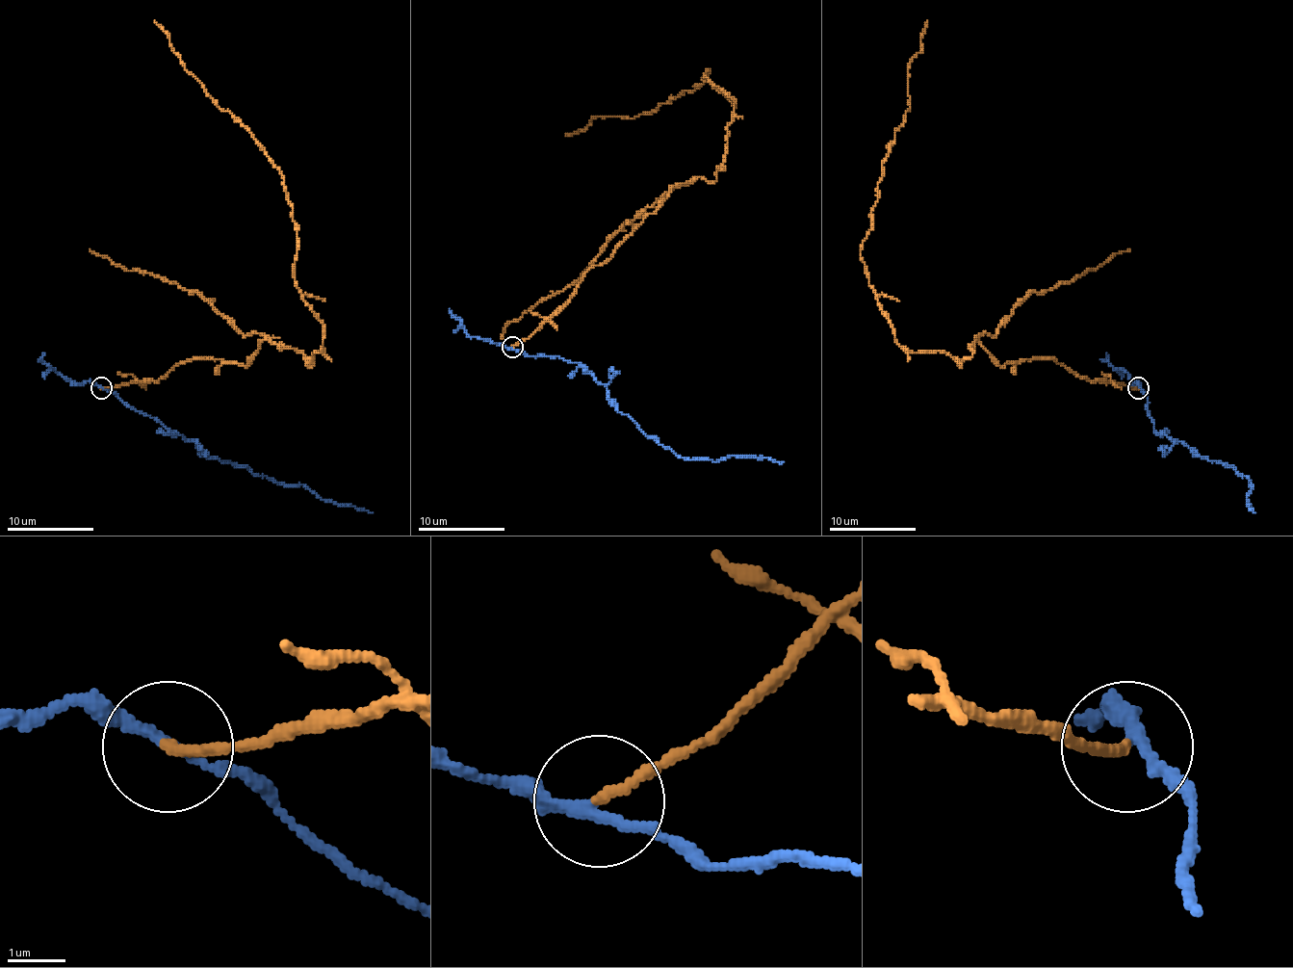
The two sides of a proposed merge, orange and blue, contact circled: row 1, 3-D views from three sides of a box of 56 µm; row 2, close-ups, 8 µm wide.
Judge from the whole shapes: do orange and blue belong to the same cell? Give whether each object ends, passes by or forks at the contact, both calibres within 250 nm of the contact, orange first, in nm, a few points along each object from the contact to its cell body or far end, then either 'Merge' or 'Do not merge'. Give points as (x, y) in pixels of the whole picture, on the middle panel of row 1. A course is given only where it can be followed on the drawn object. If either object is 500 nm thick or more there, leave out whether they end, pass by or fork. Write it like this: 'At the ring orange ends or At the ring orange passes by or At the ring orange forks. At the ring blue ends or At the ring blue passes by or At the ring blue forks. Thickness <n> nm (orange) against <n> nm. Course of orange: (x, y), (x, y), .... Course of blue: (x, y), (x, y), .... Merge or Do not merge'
At the ring orange ends. At the ring blue passes by. Thickness 170 nm (orange) against 170 nm. Course of orange: (511, 348), (676, 185), (716, 179), (734, 101), (708, 68), (695, 89), (633, 118), (596, 117), (565, 136). Course of blue: (511, 348), (529, 355), (579, 362), (605, 386), (617, 410), (682, 457), (718, 461), (734, 456), (784, 461). Do not merge

